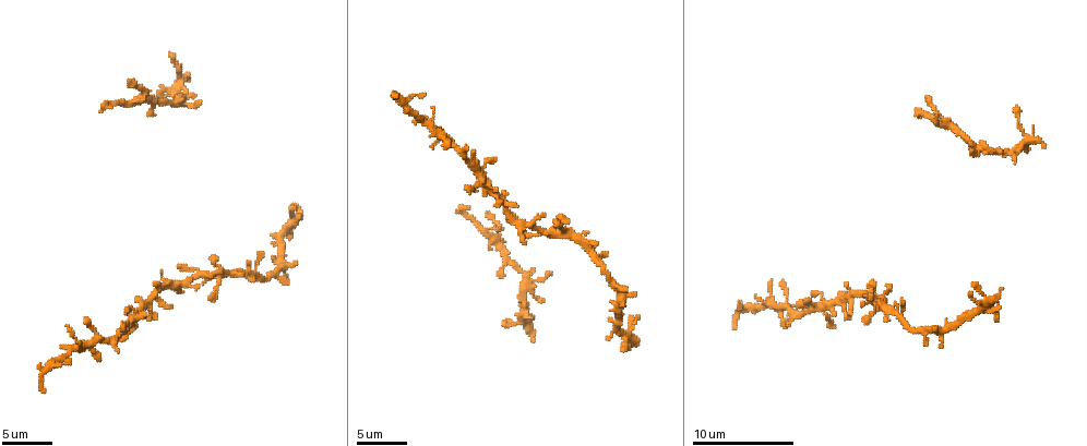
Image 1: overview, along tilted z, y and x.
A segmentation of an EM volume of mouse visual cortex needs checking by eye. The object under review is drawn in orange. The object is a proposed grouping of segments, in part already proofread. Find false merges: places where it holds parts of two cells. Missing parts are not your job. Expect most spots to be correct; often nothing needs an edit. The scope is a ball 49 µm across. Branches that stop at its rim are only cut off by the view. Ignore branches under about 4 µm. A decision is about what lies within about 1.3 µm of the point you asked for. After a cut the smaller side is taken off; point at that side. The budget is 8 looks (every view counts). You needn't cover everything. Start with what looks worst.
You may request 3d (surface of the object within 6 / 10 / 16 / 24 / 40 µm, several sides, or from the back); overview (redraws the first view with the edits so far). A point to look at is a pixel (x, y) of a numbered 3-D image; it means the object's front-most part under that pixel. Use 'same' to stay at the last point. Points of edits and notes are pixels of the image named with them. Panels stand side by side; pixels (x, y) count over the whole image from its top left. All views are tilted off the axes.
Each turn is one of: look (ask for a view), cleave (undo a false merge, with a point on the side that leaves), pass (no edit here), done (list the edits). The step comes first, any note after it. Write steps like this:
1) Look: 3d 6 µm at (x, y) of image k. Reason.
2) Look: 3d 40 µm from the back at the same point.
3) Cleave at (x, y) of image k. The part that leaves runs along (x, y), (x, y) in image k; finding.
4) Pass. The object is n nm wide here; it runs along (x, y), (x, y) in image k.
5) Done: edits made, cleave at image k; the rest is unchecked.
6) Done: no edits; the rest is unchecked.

Look: 3d 6 µm at (525, 280) of image 1. Looks like a crossing.

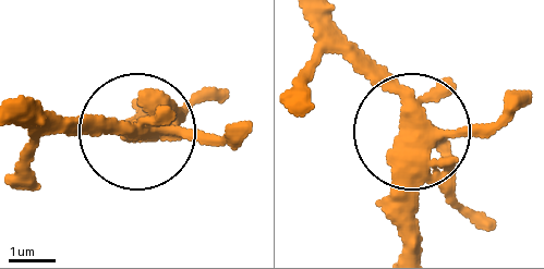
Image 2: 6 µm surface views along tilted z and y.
Pass. Continuous, no second cell.

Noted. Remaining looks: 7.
Look: 3d 10 µm at (553, 228) of image 1. Small branch off a trunk.

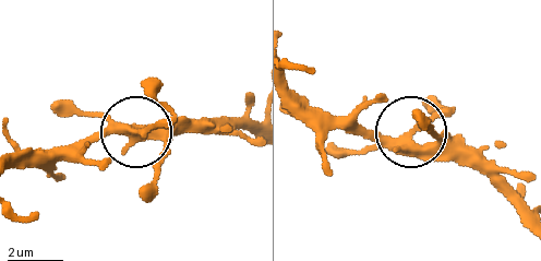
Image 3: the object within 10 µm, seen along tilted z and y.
Pass. The object is 320 nm wide here; all the same cell.

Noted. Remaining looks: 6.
Look: 3d 6 µm at (121, 333) of image 1. Two arms in line, one across.

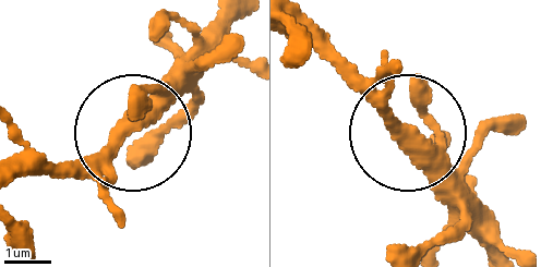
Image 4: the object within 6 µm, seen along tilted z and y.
Pass. 3 arms meet here; continuous, no second cell.

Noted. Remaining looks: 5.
Look: 3d 6 µm at (402, 97) of image 1. Four arms meet.

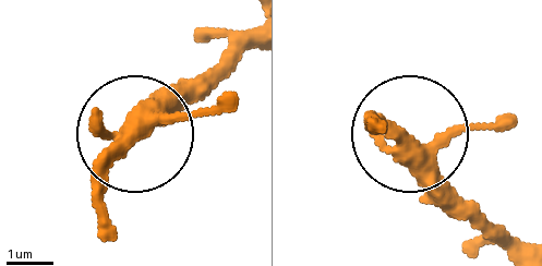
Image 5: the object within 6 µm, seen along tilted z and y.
Pass. 4 arms meet here; continuous, no second cell.

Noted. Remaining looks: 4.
Done: no edits; the rest is unchecked.

